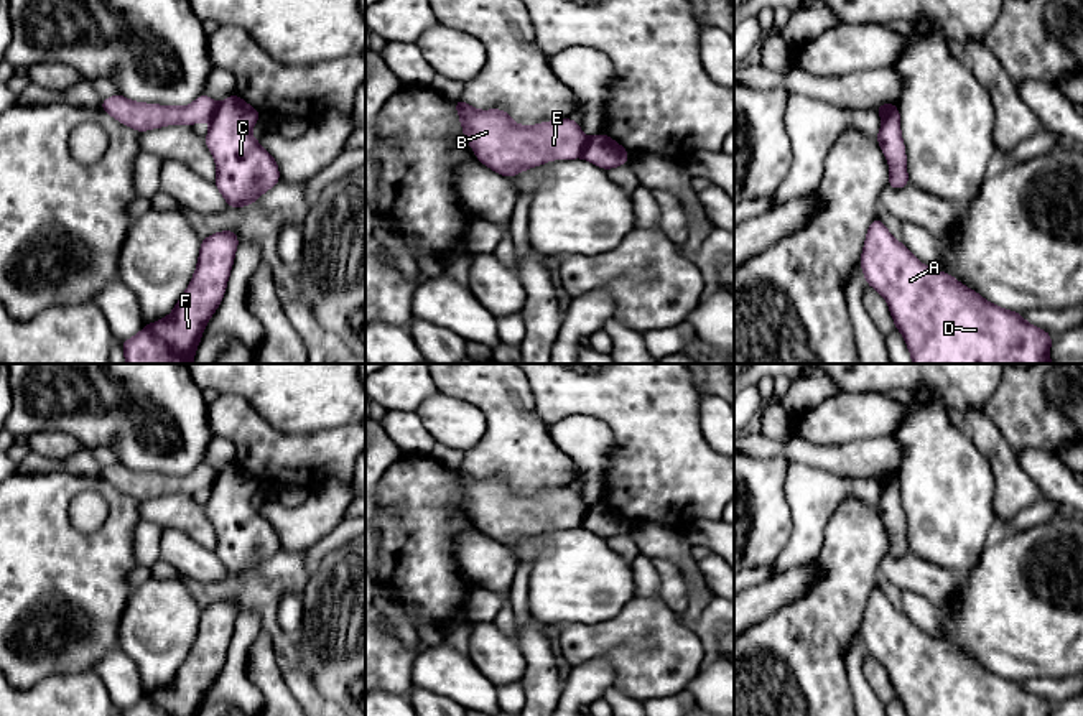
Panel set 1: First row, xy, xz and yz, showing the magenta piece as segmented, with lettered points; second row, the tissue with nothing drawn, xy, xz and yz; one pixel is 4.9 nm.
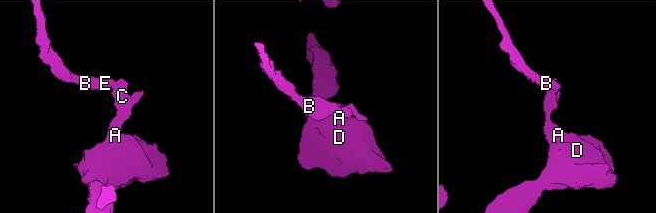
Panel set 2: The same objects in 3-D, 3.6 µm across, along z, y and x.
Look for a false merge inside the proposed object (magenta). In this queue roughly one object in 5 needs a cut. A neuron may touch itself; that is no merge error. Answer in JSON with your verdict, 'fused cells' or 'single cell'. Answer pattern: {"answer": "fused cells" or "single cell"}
{"answer": "fused cells"}

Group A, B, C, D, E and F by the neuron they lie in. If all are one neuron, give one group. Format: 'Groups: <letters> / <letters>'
Groups: A C D F / B E

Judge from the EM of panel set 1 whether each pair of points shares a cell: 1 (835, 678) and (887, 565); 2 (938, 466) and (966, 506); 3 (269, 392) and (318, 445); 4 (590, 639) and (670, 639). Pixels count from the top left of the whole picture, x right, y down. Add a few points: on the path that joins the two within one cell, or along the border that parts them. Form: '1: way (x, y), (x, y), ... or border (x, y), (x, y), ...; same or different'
1: border (886, 555), (879, 563), (878, 573); different
2: way (942, 476), (957, 496); same
3: border (270, 423), (290, 433), (313, 433), (346, 425); different
4: way (609, 639), (650, 639); same

